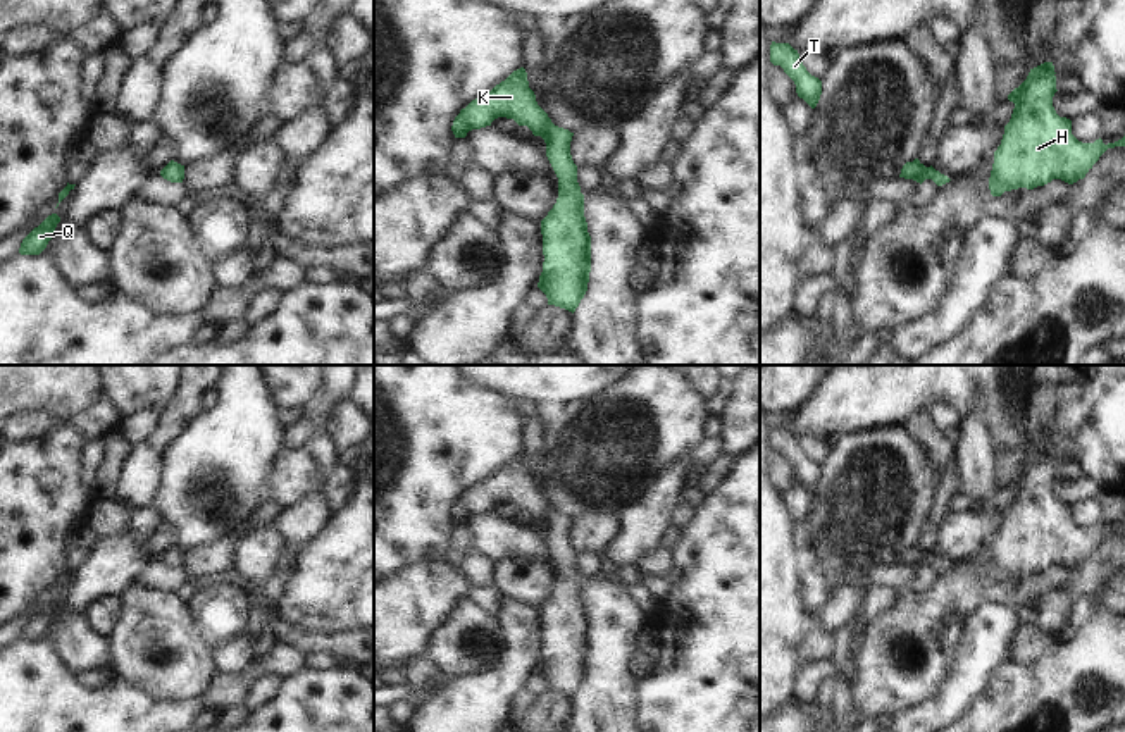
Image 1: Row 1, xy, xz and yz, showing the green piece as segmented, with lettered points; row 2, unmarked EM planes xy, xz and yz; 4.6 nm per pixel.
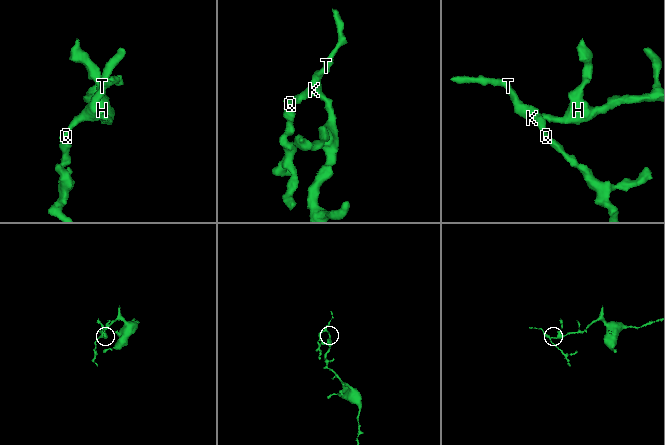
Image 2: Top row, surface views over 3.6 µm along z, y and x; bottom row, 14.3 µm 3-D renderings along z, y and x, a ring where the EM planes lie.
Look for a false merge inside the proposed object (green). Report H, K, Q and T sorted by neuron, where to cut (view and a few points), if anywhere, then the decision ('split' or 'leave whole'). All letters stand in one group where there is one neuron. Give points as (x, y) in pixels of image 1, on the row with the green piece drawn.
groups H K Q T; cut none; leave whole

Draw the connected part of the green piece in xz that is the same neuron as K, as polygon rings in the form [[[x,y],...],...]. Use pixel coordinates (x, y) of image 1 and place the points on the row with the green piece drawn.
[[[524,67],[462,109],[451,131],[455,138],[465,138],[469,131],[491,126],[498,117],[527,126],[546,143],[546,157],[558,177],[558,198],[541,220],[544,262],[538,288],[546,295],[548,305],[574,313],[587,291],[591,272],[591,236],[584,217],[584,195],[570,155],[574,133],[555,126],[538,105]]]

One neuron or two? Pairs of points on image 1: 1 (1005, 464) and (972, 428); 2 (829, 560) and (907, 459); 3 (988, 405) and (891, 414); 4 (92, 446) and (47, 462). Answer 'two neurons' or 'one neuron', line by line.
1: two neurons
2: one neuron
3: one neuron
4: two neurons

